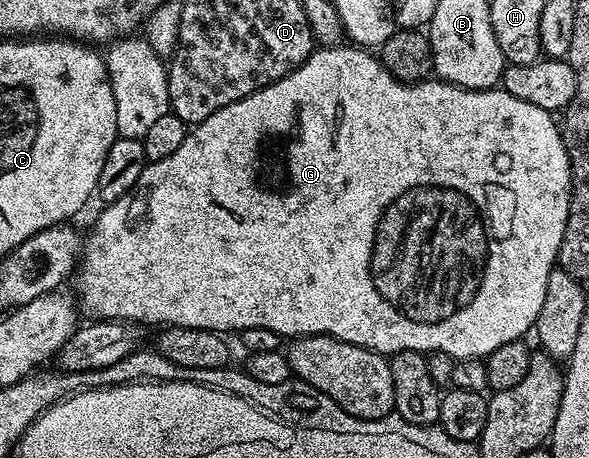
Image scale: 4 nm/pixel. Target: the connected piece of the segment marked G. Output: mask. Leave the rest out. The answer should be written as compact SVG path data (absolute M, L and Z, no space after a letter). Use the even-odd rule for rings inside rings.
M322 45L302 62L292 73L288 73L280 81L236 101L232 105L224 105L212 117L203 123L191 126L184 137L184 145L176 149L176 153L168 153L168 157L147 162L144 173L134 185L118 200L105 204L94 223L94 228L84 239L84 246L80 262L76 268L78 279L78 295L76 303L83 316L94 321L103 319L122 319L126 323L140 323L151 325L158 323L162 327L187 327L188 329L208 329L219 333L235 331L241 333L248 329L272 329L272 333L283 337L301 337L303 335L327 335L336 337L340 341L348 341L352 345L360 345L369 351L377 351L379 355L387 357L401 351L443 351L455 359L480 359L485 360L500 345L517 343L523 338L526 330L530 331L535 326L541 306L547 292L548 275L552 273L558 262L560 241L564 237L564 225L570 208L570 162L566 146L562 140L562 133L557 122L552 120L551 112L540 109L536 105L528 105L528 101L520 101L501 89L488 91L466 91L451 83L444 83L437 77L423 79L421 83L401 83L382 64L381 58L369 50L355 45Z

